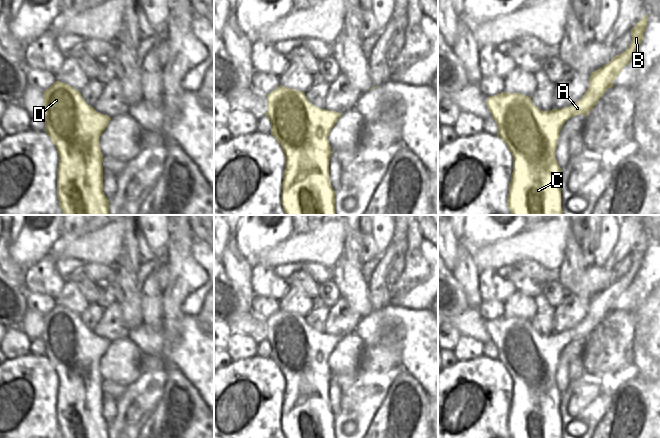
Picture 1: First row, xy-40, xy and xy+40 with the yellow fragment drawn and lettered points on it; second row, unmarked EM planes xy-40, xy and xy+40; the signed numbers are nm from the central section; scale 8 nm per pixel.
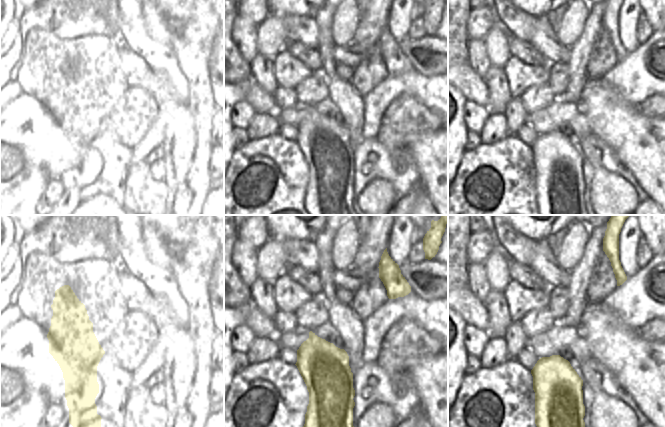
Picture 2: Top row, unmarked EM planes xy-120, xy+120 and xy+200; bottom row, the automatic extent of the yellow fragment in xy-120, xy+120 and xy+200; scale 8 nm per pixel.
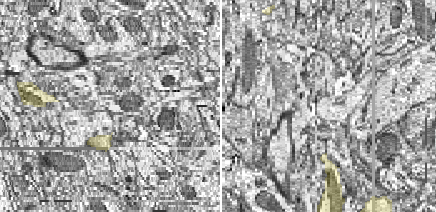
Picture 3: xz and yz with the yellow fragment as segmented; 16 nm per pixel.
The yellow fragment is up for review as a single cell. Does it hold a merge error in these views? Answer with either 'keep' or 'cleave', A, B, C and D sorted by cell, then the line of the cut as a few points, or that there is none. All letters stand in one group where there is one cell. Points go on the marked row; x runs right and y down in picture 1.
keep; groups A B C D; cut none

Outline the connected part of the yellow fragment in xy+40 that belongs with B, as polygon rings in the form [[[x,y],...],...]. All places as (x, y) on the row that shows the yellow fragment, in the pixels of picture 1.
[[[644,15],[631,29],[631,44],[620,55],[615,55],[606,65],[591,73],[588,90],[570,107],[542,111],[533,104],[531,97],[505,91],[487,97],[487,108],[497,124],[497,136],[503,140],[513,156],[513,172],[507,196],[507,206],[512,215],[563,215],[559,186],[561,168],[555,158],[559,132],[568,119],[576,115],[586,117],[603,94],[613,87],[615,78],[629,63],[643,40],[647,18],[648,15]]]

